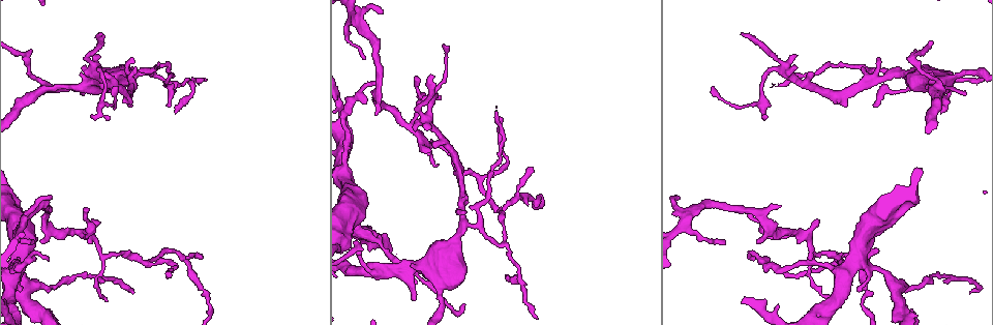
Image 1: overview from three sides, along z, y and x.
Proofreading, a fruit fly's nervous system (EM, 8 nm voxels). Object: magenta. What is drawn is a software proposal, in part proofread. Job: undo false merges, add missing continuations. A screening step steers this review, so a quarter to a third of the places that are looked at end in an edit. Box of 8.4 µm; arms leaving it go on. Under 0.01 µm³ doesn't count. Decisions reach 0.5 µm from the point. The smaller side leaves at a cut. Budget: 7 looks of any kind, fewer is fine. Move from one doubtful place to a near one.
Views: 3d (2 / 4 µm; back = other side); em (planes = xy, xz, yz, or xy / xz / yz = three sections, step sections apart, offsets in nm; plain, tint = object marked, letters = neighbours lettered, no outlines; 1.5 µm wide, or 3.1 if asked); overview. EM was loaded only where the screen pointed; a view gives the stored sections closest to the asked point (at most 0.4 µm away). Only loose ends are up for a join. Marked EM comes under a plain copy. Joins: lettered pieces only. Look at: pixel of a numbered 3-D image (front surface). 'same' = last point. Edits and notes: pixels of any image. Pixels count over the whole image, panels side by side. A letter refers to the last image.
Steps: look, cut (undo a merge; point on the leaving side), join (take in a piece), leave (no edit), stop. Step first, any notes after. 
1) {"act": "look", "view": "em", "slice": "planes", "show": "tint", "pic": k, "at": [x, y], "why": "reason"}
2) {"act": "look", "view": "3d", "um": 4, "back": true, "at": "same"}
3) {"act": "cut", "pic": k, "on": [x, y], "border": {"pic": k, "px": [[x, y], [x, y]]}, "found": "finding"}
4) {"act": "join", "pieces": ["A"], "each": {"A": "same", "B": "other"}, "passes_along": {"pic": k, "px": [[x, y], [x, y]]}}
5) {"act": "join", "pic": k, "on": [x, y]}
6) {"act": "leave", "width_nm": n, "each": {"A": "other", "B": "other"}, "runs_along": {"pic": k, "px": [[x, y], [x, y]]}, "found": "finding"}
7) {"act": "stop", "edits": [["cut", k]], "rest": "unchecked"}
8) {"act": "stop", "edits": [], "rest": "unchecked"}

{"act": "look", "view": "3d", "um": 4, "pic": 1, "at": [965, 95], "why": "thin end"}

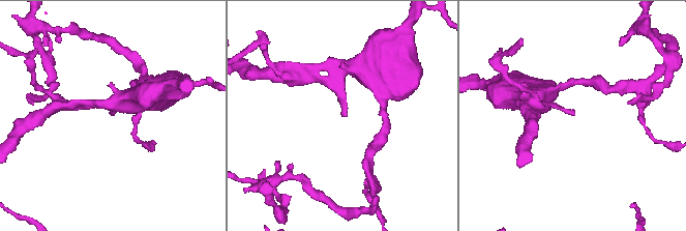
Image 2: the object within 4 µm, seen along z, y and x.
{"act": "look", "view": "em", "slice": "planes", "show": "letters", "pic": 2, "at": [112, 115]}

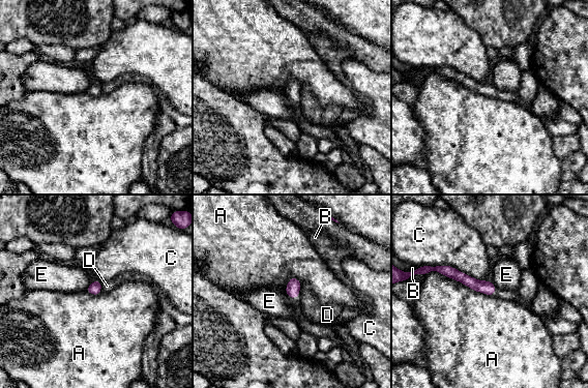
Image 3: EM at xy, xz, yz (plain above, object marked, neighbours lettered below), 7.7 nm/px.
{"act": "leave", "width_nm": 90, "each": {"A": "other", "B": "other", "C": "other", "D": "other", "E": "other"}, "found": "none of them fits"}

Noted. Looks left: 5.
{"act": "look", "view": "em", "slice": "yz", "step": 4, "show": "tint", "pic": 1, "at": [519, 278], "why": "sharp bend"}

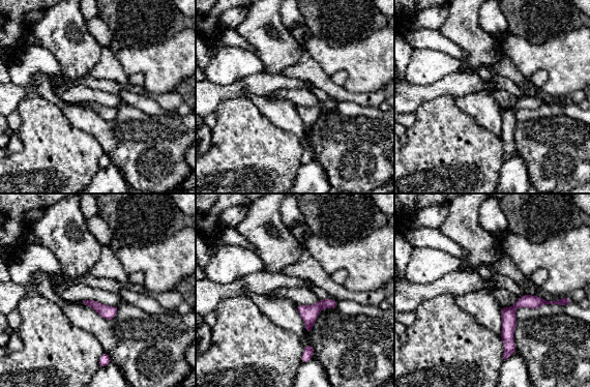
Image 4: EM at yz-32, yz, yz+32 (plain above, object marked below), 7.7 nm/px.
{"act": "look", "view": "em", "slice": "xy", "step": 8, "show": "letters", "at": "same", "why": "another direction"}

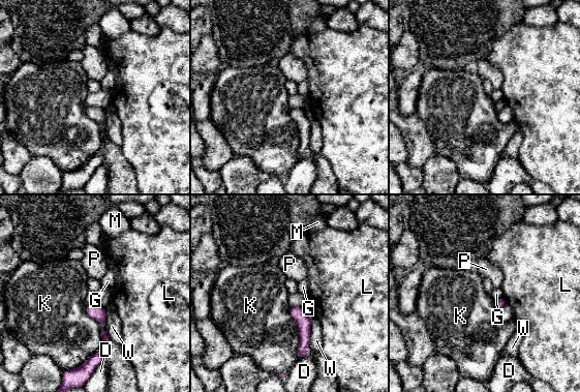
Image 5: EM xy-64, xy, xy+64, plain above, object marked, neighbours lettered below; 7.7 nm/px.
{"act": "leave", "each": {"D": "other", "G": "other", "K": "other", "L": "other", "M": "other", "P": "other", "W": "other"}, "runs_along": {"pic": 5, "px": [[297, 308], [304, 323], [301, 354]]}, "found": "one neuron here"}

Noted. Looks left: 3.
{"act": "look", "view": "3d", "um": 4, "pic": 1, "at": [85, 66], "why": "thin end"}

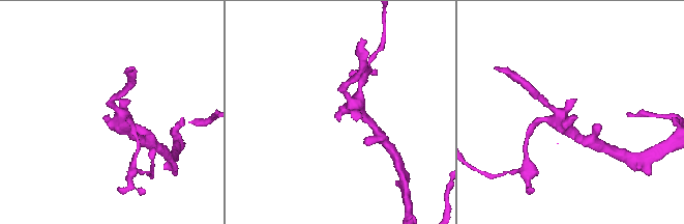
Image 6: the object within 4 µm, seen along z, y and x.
{"act": "look", "view": "em", "slice": "planes", "show": "letters", "pic": 6, "at": [108, 117], "arms": 3, "why": "shape alone is not enough"}

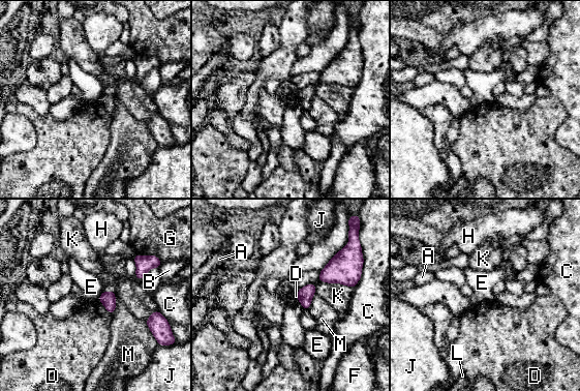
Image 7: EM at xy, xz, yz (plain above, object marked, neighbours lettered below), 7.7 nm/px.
{"act": "leave", "each": {"A": "other", "B": "other", "C": "other", "D": "other", "E": "other", "F": "other", "G": "other", "H": "other", "J": "other", "K": "other", "L": "other", "M": "other"}, "found": "no lettered piece goes on from it"}

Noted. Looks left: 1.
{"act": "stop", "edits": [], "rest": "unchecked"}

